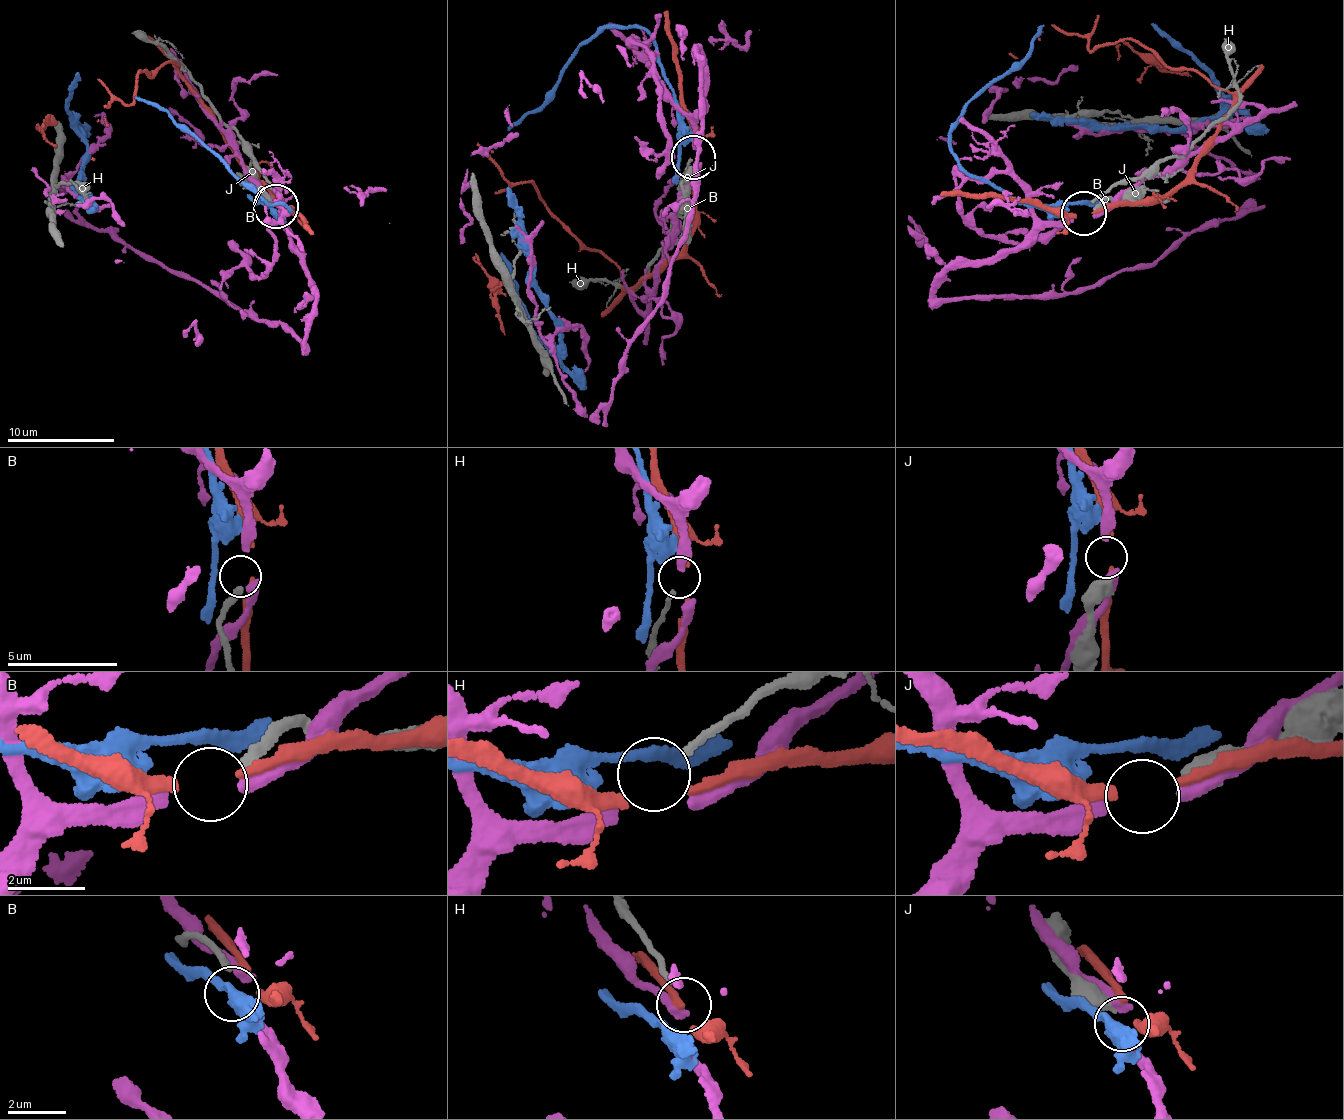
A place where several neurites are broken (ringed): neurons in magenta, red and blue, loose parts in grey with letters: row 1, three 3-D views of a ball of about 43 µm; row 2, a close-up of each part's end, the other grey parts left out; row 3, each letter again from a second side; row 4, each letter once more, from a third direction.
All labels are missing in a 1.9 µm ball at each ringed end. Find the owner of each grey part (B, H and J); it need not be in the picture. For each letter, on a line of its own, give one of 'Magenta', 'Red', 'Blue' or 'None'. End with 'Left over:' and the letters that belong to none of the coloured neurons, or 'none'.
B: None
H: None
J: None
Left over: B, H, J

